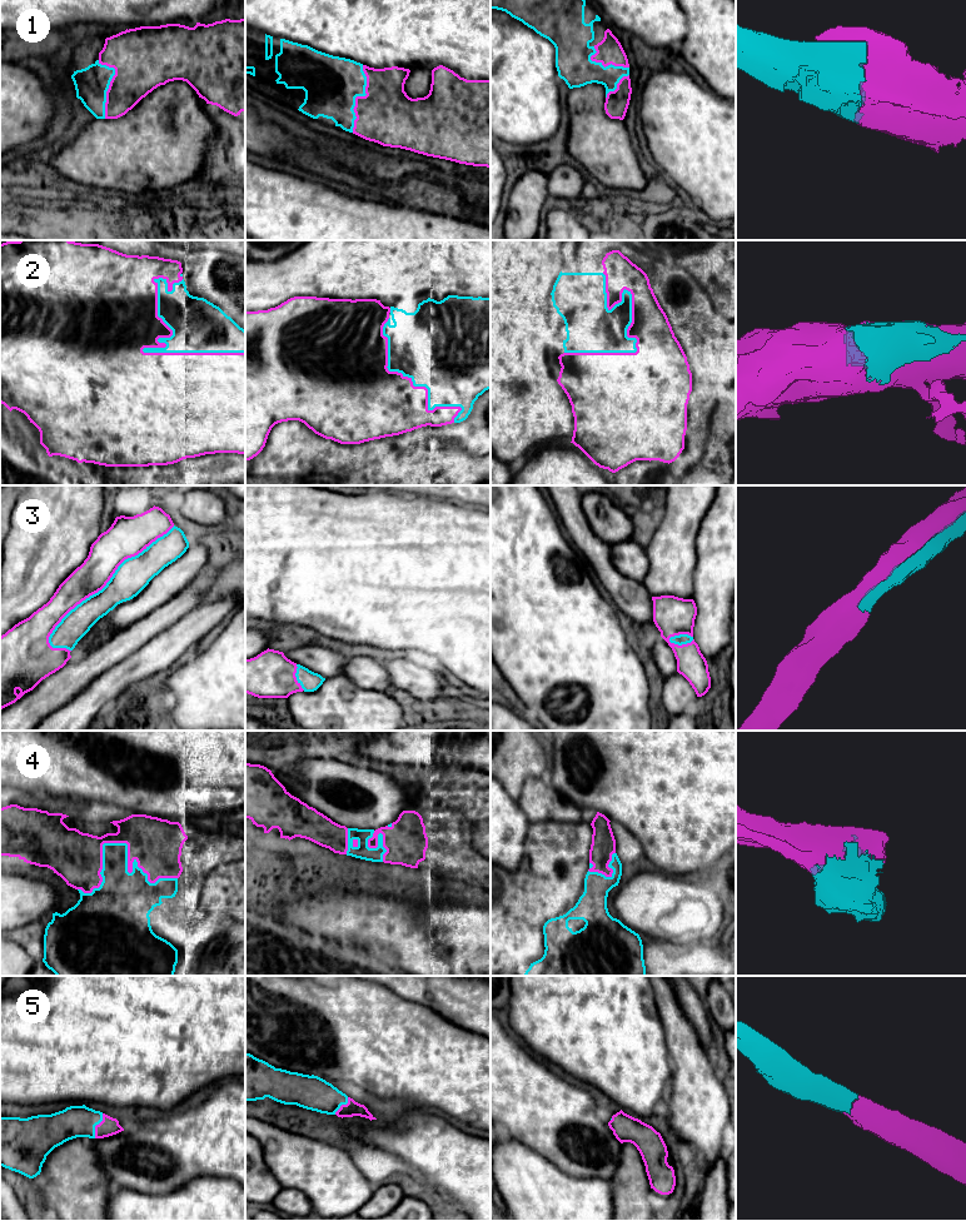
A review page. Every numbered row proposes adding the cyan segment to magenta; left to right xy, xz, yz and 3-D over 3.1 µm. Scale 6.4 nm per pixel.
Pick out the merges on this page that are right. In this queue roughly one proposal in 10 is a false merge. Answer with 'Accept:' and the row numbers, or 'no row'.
Accept: 1, 2, 3, 4, 5

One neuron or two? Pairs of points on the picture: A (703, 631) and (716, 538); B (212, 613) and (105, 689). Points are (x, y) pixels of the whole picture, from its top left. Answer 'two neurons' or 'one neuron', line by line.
A: one neuron
B: one neuron

